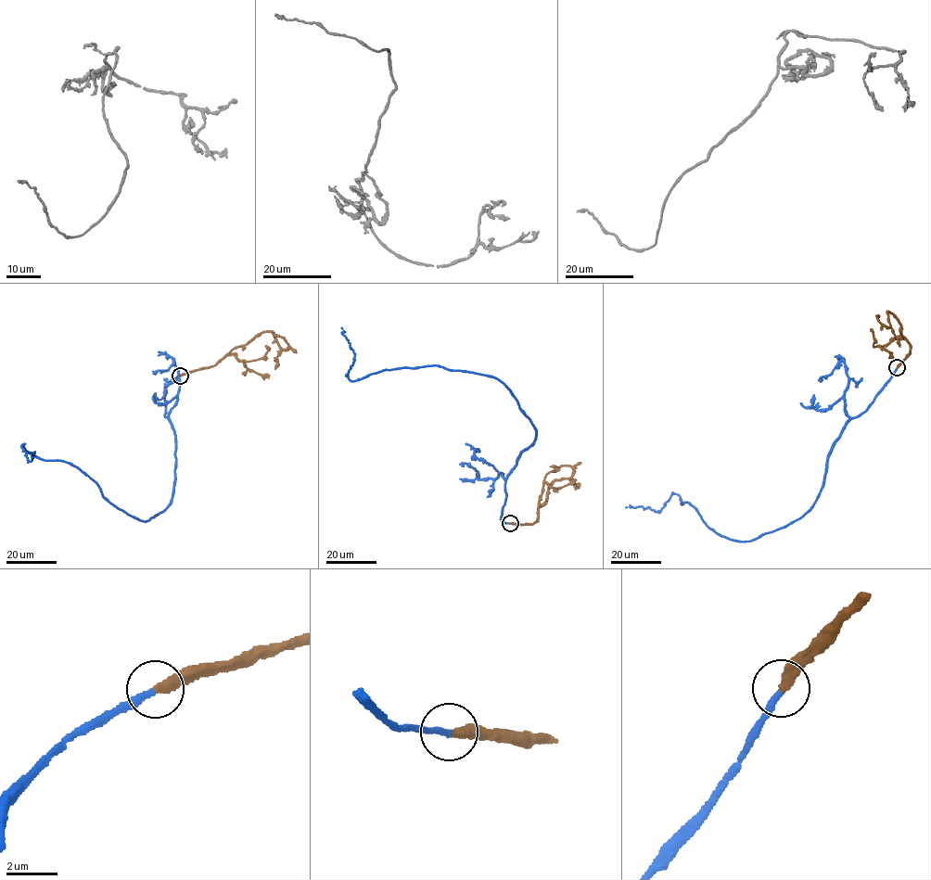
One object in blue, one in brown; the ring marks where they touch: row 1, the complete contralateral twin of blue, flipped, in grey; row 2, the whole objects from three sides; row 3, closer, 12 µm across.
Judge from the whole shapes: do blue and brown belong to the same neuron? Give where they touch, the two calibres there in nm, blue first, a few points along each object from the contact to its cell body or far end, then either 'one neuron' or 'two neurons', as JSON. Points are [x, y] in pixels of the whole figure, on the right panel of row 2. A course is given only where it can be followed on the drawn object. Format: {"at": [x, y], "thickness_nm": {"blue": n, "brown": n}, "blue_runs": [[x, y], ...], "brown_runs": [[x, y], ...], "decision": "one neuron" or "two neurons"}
{"at": [897, 367], "thickness_nm": {"blue": 260, "brown": 360}, "blue_runs": [[897, 367], [841, 431], [812, 507], [788, 525], [741, 542], [717, 533], [679, 495], [656, 512], [625, 507]], "brown_runs": [[897, 367], [911, 350], [909, 343], [895, 317], [887, 312], [888, 327], [879, 322], [877, 314]], "decision": "one neuron"}

